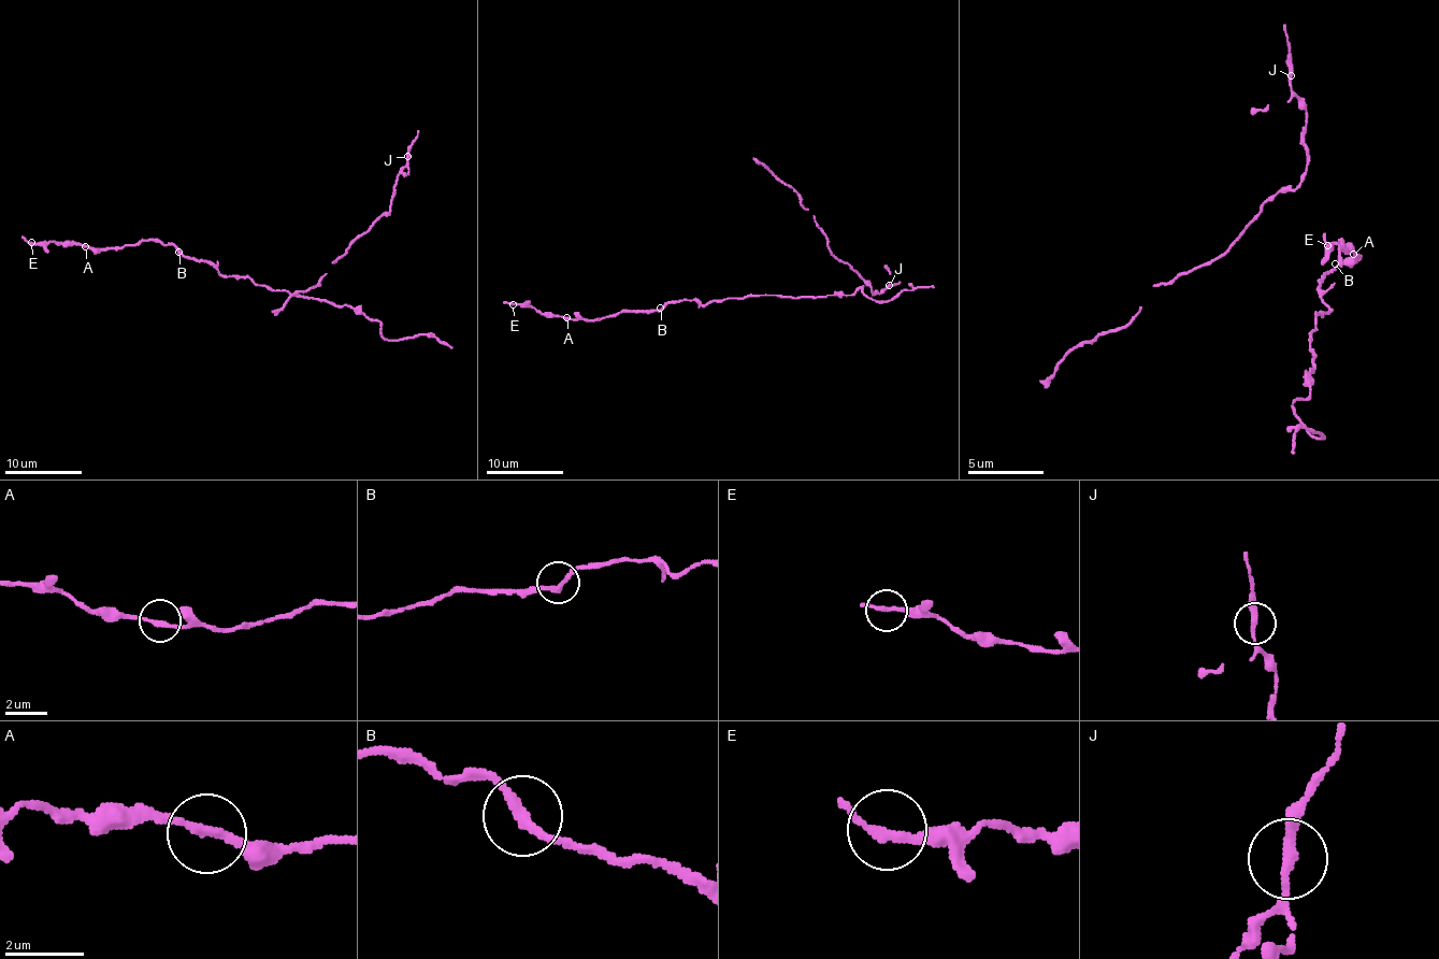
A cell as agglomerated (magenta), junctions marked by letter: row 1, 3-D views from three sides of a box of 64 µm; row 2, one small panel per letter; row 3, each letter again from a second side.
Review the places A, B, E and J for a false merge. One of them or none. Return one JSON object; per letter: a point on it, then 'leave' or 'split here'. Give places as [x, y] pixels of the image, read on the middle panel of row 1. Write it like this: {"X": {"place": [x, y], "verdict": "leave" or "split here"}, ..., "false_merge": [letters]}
{"A": {"place": [566, 317], "verdict": "leave"}, "B": {"place": [660, 308], "verdict": "leave"}, "E": {"place": [513, 304], "verdict": "leave"}, "J": {"place": [889, 285], "verdict": "leave"}, "false_merge": []}

